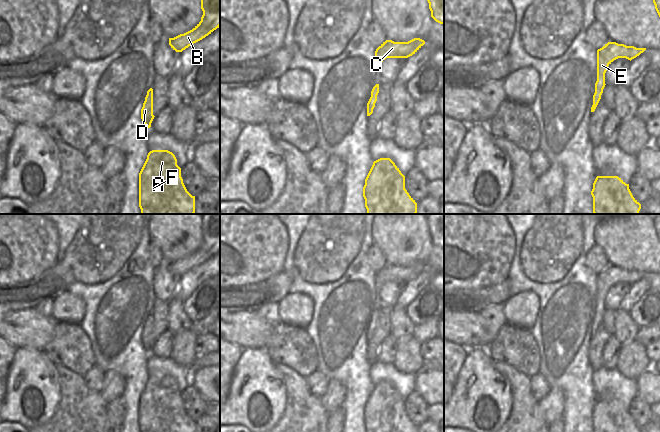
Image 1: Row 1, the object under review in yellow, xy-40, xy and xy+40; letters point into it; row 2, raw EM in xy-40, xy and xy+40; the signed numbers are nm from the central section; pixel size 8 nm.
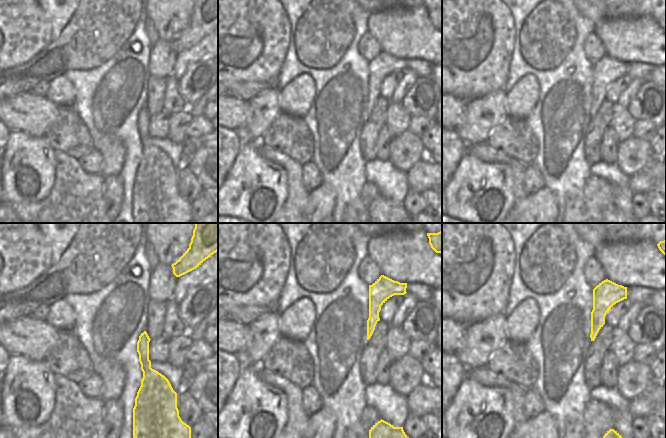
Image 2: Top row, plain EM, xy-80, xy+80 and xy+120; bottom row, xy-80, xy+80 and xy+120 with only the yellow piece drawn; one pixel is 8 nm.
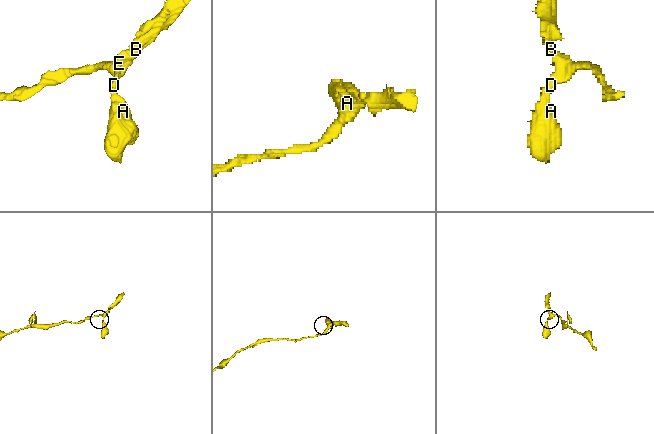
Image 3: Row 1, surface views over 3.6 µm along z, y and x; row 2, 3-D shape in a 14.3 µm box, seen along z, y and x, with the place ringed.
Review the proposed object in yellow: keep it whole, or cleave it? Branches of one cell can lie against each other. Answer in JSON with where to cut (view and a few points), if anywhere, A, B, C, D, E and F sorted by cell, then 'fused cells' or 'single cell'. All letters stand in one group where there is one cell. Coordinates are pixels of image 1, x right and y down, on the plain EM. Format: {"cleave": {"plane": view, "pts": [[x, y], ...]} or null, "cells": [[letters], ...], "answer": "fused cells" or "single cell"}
{"cleave": null, "cells": [["A", "B", "C", "D", "E", "F"]], "answer": "single cell"}

